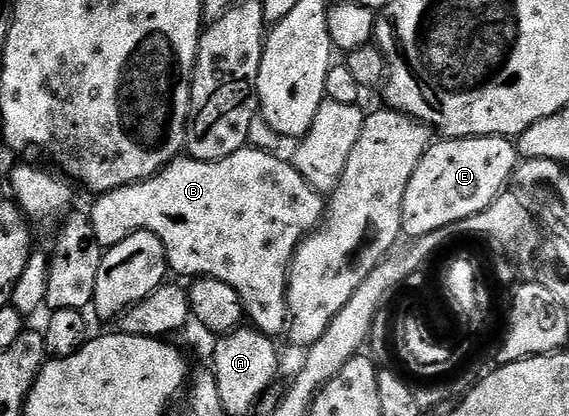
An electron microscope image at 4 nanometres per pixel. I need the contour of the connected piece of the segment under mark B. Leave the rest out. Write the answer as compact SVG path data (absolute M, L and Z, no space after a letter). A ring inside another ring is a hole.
M253 147L236 151L219 161L198 161L183 155L154 177L113 189L93 200L94 206L89 206L88 212L103 250L134 233L154 233L164 243L166 260L173 272L175 269L189 279L215 277L228 283L228 287L240 295L253 328L275 339L287 332L291 316L286 288L294 253L307 233L313 233L321 225L327 206L323 194L315 191L289 160Z

